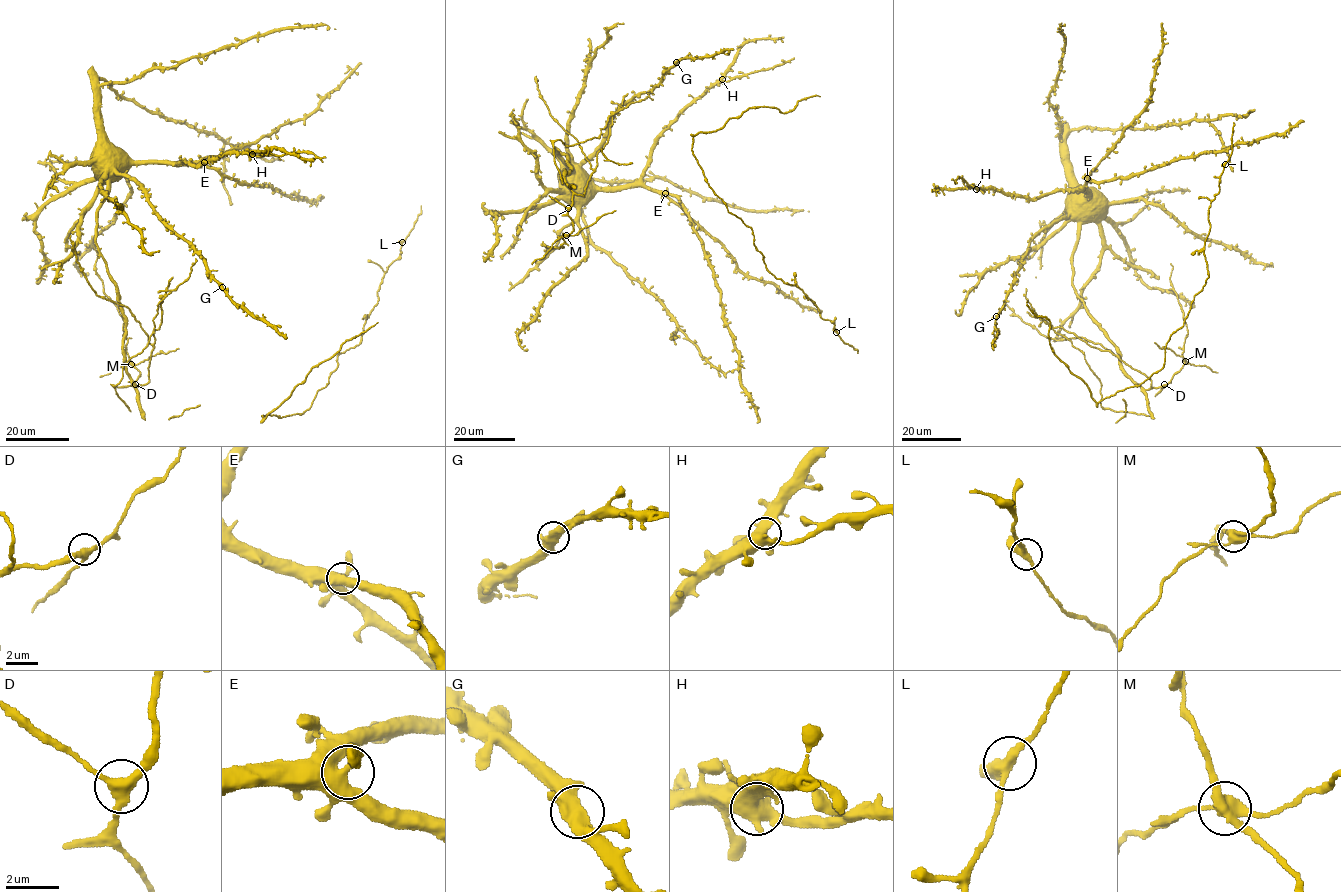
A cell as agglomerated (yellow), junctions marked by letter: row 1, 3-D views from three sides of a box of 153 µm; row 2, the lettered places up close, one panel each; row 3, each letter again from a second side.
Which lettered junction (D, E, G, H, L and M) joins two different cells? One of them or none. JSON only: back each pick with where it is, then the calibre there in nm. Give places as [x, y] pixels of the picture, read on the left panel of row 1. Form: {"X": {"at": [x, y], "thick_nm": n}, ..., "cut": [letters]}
{"M": {"at": [131, 364], "thick_nm": 420}, "cut": ["M"]}

